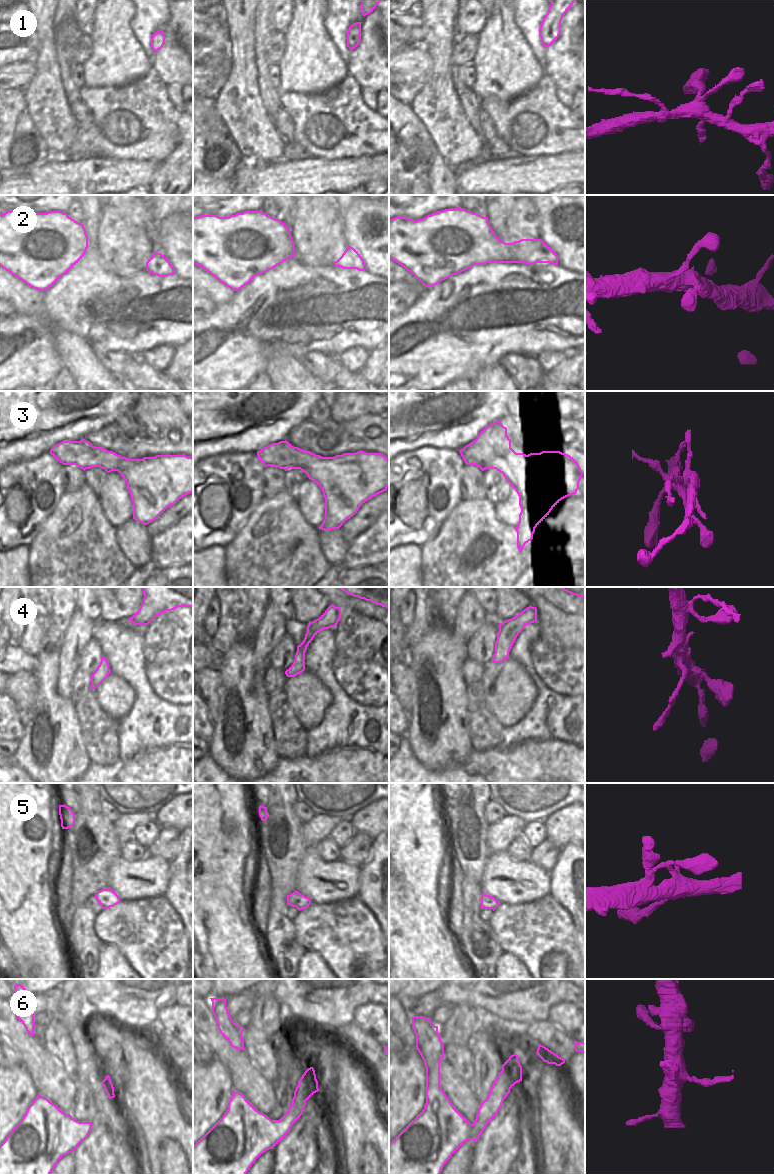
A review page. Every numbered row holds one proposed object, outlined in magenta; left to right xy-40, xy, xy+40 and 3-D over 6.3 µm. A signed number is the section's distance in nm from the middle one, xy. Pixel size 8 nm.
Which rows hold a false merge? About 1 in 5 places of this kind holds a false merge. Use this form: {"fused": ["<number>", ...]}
{"fused": ["3", "4"]}

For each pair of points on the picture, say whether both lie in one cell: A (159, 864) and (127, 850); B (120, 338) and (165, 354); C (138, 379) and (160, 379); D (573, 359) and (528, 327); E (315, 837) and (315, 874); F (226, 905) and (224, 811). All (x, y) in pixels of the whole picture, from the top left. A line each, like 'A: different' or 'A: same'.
A: different
B: different
C: same
D: different
E: different
F: same

